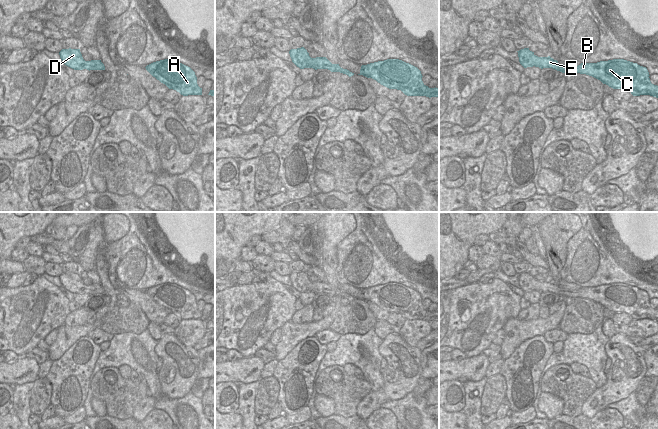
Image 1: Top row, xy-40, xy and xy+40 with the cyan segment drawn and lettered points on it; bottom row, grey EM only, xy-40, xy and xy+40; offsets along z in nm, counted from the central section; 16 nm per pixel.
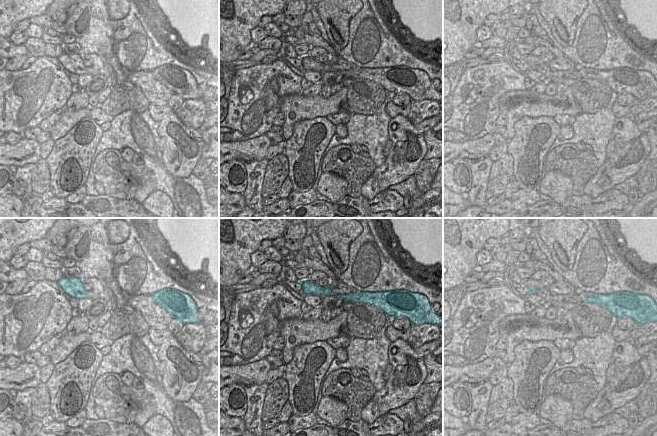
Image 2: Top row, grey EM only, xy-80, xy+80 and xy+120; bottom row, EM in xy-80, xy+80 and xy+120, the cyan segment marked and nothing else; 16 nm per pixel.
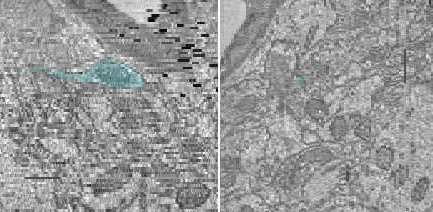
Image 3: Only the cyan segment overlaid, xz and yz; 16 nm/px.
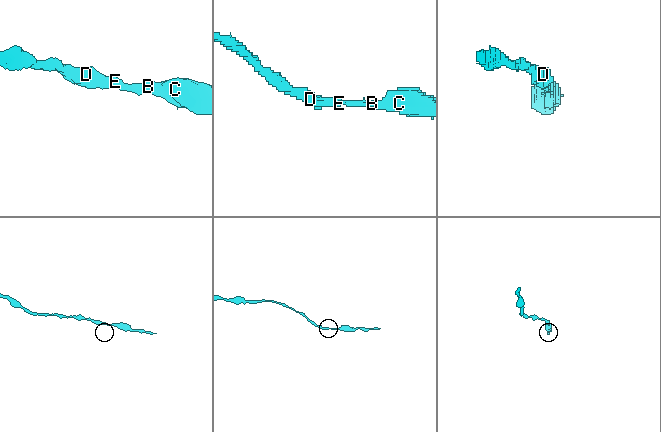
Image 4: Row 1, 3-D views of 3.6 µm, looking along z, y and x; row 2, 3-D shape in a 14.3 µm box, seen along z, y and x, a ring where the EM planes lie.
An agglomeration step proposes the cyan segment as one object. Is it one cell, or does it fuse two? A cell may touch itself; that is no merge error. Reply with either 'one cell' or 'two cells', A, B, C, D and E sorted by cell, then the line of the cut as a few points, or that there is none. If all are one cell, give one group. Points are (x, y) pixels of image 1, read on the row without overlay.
one cell | A B C D E | no cut

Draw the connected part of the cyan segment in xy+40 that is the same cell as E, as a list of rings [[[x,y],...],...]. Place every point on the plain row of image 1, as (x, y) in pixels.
[[[529,272],[518,276],[519,286],[524,291],[552,292],[562,297],[586,298],[600,304],[613,313],[626,313],[633,320],[650,319],[658,322],[658,310],[651,307],[646,291],[624,283],[597,287],[581,287],[576,291],[559,288],[550,280],[538,281]]]

